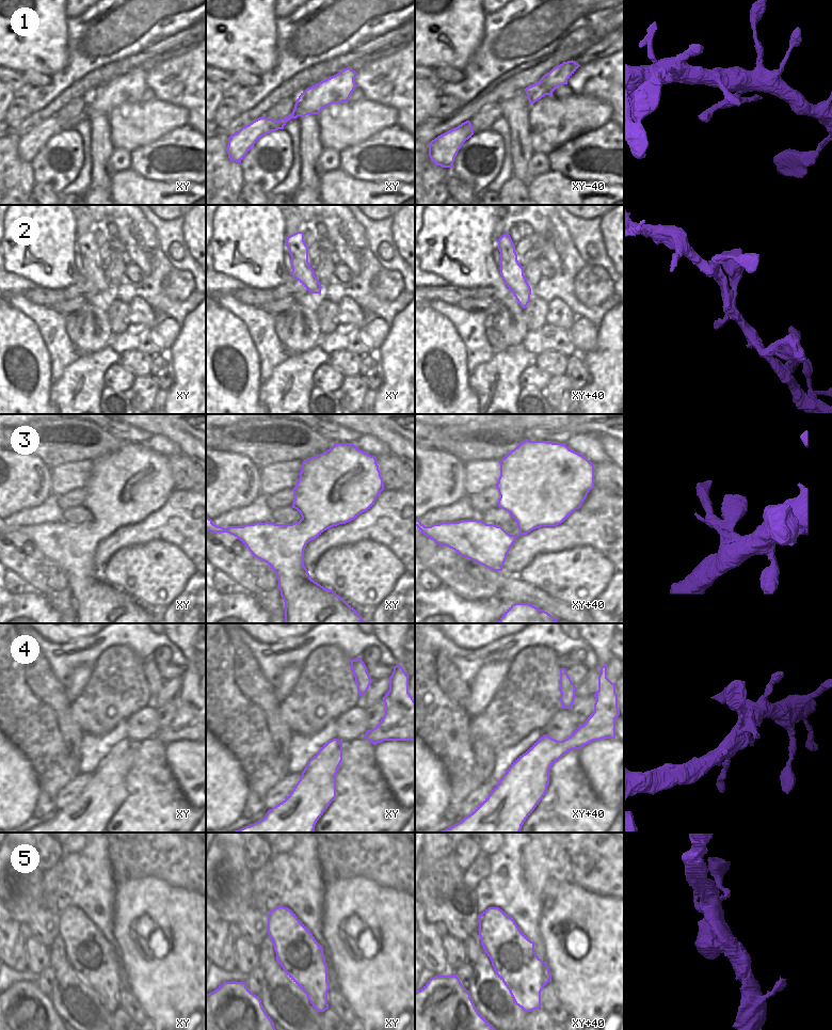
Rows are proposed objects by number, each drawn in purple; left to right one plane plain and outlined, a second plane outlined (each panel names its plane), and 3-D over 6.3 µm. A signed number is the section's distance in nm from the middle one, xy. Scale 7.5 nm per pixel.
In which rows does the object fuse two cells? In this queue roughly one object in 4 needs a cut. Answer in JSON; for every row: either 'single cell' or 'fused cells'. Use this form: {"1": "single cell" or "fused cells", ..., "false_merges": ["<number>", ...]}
{"1": "fused cells", "2": "single cell", "3": "single cell", "4": "single cell", "5": "single cell", "false_merges": ["1"]}

